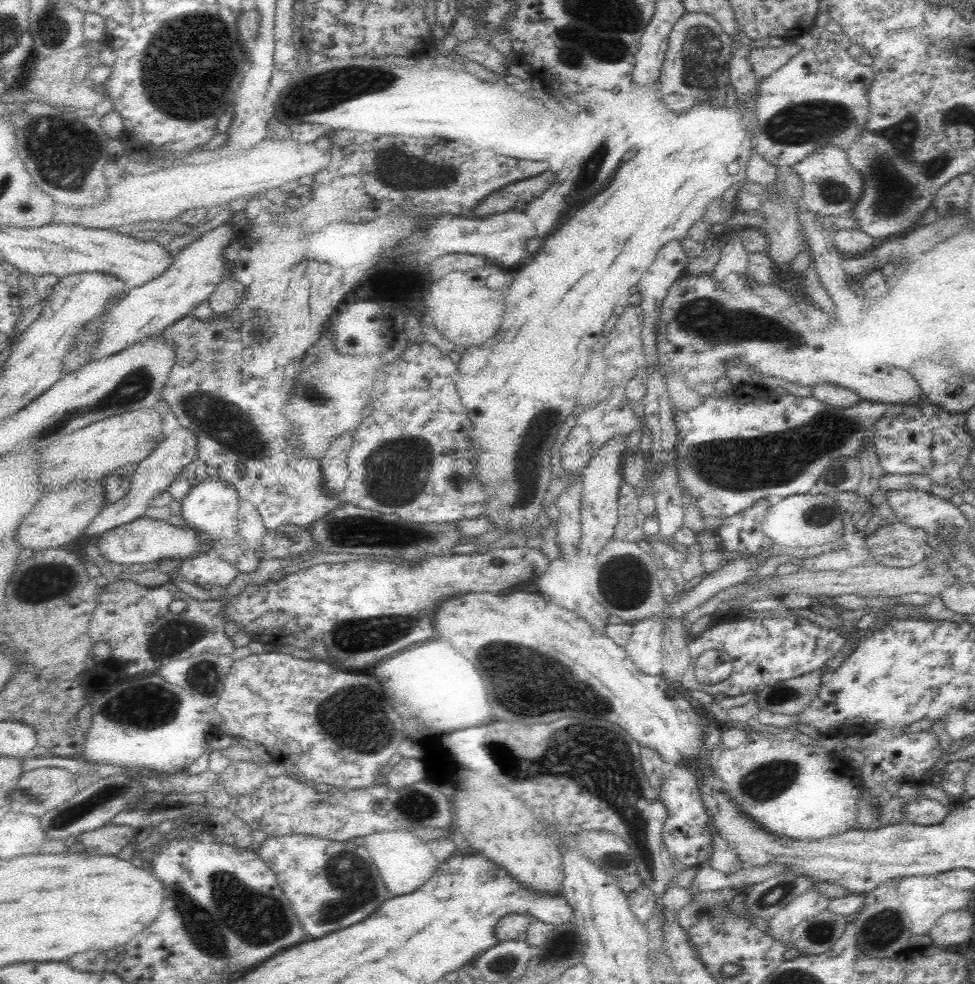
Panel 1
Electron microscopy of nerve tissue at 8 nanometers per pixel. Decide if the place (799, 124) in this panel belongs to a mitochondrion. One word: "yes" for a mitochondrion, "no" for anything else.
yes

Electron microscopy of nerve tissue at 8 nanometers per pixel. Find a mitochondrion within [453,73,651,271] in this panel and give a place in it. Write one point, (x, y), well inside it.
(590, 167)

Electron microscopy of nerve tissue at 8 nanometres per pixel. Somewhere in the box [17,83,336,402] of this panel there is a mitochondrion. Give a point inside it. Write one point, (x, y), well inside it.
(65, 151)

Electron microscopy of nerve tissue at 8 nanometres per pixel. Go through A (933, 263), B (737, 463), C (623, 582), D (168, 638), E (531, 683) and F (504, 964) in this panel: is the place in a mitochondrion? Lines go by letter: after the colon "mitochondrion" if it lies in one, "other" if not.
A: other
B: mitochondrion
C: mitochondrion
D: mitochondrion
E: mitochondrion
F: mitochondrion

